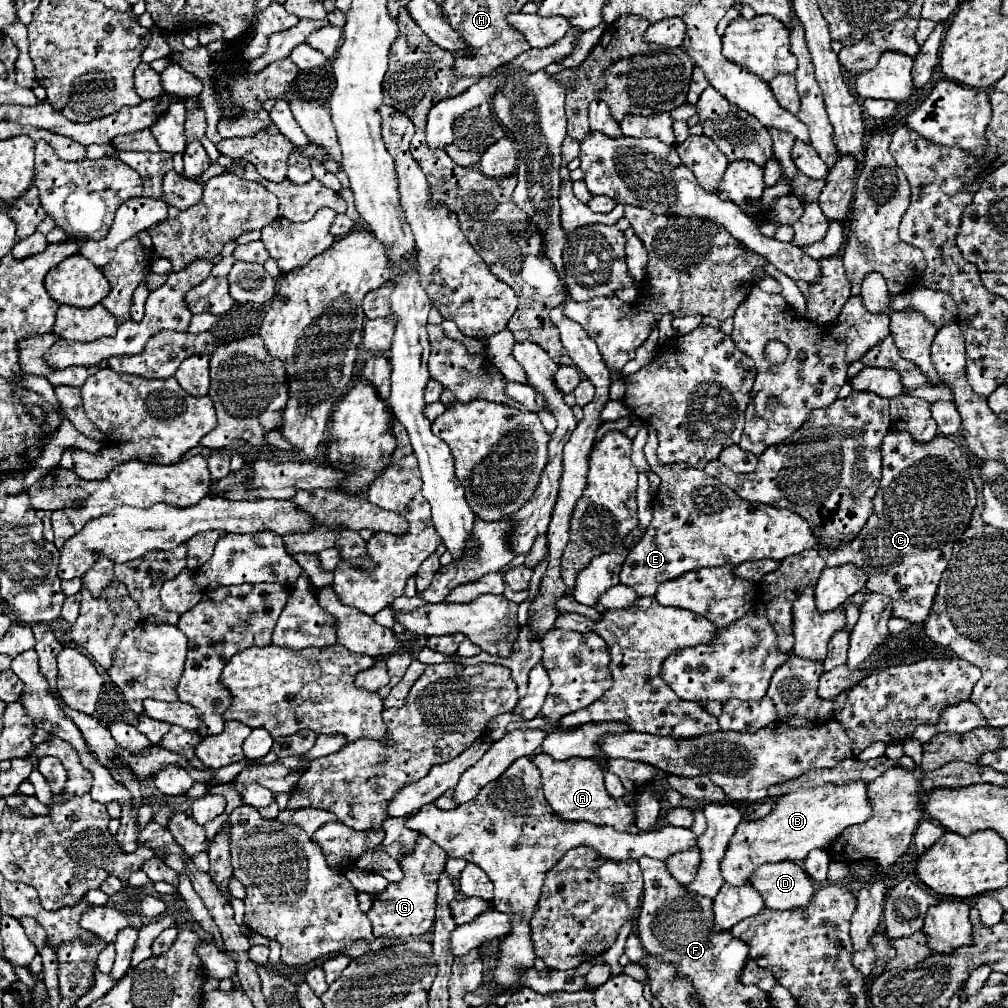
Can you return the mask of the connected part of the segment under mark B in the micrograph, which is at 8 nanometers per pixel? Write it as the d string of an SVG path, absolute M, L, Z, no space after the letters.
M854 781L846 787L824 783L814 789L798 789L776 799L774 809L758 821L742 821L722 859L722 875L730 885L746 885L750 875L766 863L802 861L816 847L830 845L846 827L870 819L870 803L866 797L866 783Z

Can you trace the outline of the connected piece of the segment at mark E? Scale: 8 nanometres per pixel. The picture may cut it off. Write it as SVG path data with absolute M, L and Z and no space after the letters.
M648 427L648 431L644 455L662 483L654 497L652 523L644 537L630 549L620 571L620 583L632 585L640 597L652 597L660 583L700 567L736 565L754 559L782 561L804 549L818 547L818 537L800 515L764 503L734 501L734 491L702 469L694 469L686 463L658 463L656 431L652 427Z

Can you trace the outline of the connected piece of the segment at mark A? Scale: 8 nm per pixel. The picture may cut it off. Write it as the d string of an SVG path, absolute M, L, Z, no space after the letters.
M546 753L534 755L534 765L542 773L542 789L544 797L552 805L554 813L568 821L588 821L594 825L610 825L616 831L628 831L634 825L636 815L632 813L626 799L614 799L604 787L604 771L594 759L576 759L570 757L566 761L556 761Z

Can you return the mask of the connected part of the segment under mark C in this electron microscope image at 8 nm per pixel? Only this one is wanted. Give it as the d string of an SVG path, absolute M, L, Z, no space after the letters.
M888 431L882 441L882 479L878 493L872 499L874 511L866 521L866 527L856 535L854 541L844 543L842 547L818 547L818 555L826 561L828 567L838 567L854 563L864 569L868 575L866 589L890 589L894 617L910 619L912 623L926 621L926 615L932 611L934 595L940 583L940 575L952 557L954 541L966 531L970 517L976 509L976 487L972 483L970 465L960 447L942 435L936 435L930 443L914 443L906 431Z

